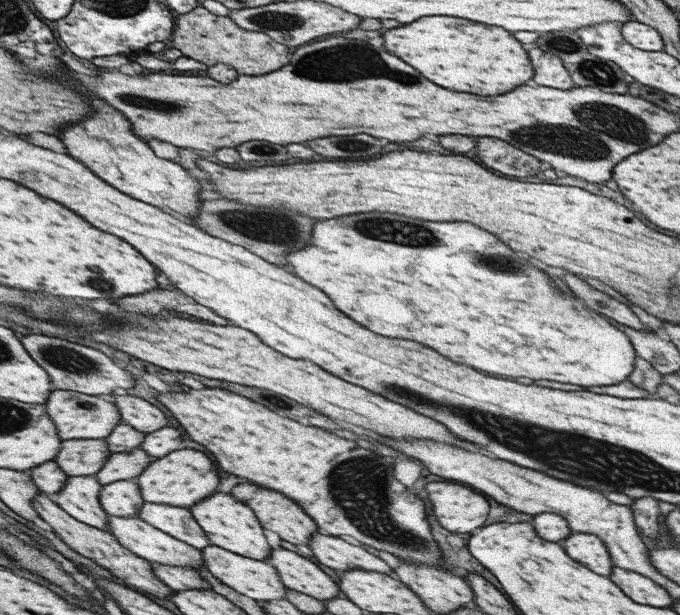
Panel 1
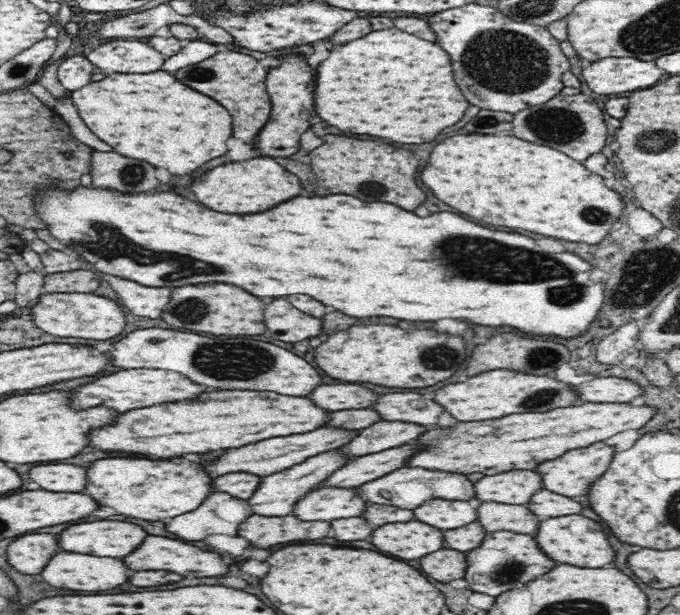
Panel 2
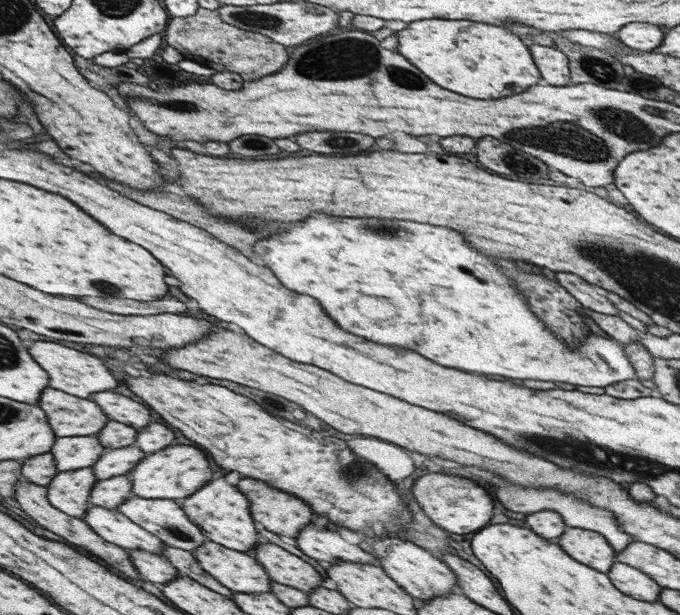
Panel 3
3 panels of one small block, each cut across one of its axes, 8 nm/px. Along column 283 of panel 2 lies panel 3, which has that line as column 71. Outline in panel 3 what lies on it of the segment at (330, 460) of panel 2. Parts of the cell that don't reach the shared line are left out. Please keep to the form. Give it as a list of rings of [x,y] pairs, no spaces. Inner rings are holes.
[[[92,468],[59,471],[47,487],[50,504],[82,519],[91,506],[92,490],[96,484],[97,477]]]

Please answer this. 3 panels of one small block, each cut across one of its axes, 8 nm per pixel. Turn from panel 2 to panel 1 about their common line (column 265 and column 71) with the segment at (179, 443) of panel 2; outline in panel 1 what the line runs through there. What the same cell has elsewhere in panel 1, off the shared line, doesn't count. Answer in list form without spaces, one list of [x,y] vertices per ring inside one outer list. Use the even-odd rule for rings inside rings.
[[[54,390],[54,396],[50,396],[50,416],[58,420],[58,428],[62,428],[62,440],[78,440],[78,438],[106,438],[118,424],[120,414],[118,408],[112,402],[106,402],[96,396],[84,396],[78,392],[68,390]]]

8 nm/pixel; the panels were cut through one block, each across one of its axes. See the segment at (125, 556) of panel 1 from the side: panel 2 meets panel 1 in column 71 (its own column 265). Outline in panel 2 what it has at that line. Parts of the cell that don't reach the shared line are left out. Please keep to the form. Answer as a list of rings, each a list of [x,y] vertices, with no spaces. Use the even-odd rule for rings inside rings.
[[[254,513],[238,527],[238,536],[246,537],[250,545],[270,548],[275,544],[304,543],[308,540],[330,537],[332,536],[332,525],[330,521],[305,521],[292,513],[286,516],[260,516]]]

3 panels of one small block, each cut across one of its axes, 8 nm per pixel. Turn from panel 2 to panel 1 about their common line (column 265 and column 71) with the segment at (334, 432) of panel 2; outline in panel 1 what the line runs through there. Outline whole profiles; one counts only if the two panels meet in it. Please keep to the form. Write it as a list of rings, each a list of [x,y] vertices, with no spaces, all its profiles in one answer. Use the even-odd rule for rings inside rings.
[[[66,440],[66,448],[62,448],[62,456],[58,456],[58,466],[68,476],[95,475],[110,452],[104,440]]]

